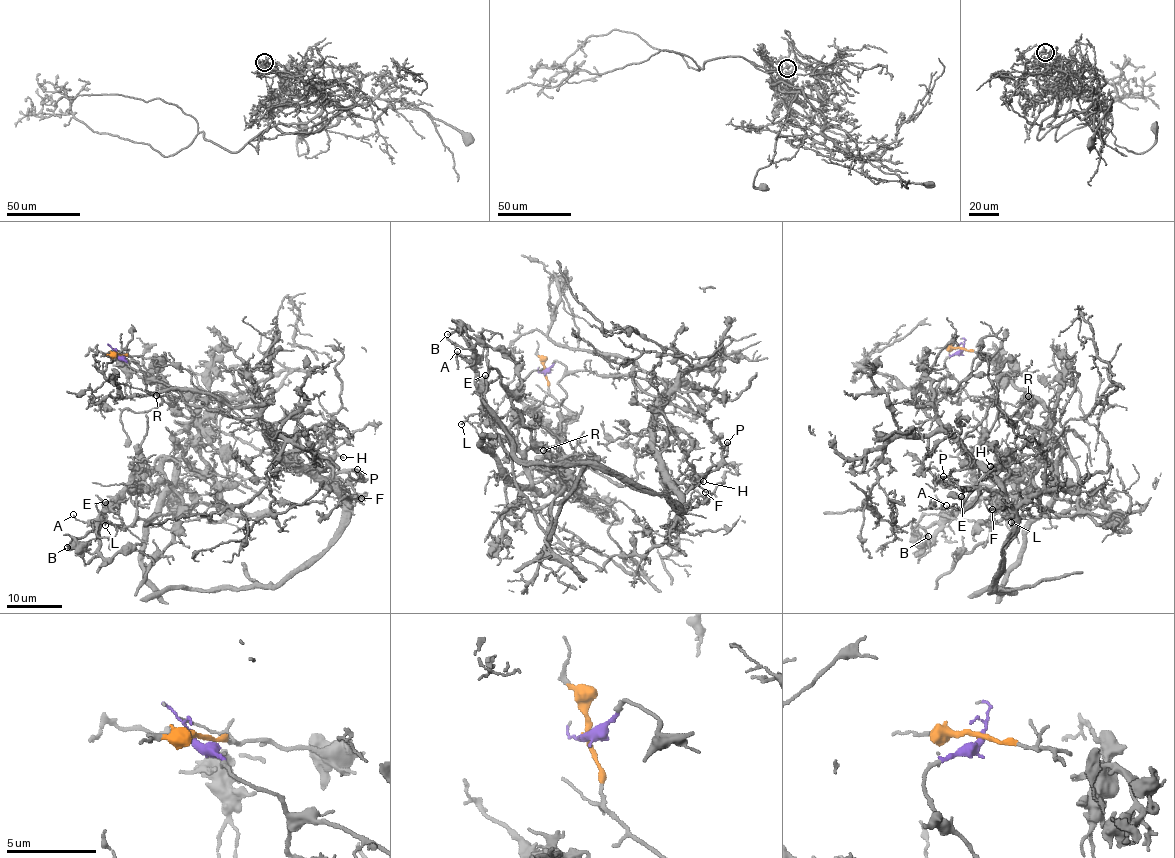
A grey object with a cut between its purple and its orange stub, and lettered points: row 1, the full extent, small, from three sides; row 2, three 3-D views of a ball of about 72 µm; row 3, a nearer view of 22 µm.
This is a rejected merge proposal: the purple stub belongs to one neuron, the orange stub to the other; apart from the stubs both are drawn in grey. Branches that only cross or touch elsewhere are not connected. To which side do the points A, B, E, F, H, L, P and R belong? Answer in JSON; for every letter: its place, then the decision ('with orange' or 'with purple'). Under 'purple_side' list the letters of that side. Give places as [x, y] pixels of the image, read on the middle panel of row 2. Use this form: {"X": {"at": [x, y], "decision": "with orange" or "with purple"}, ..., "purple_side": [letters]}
{"A": {"at": [457, 351], "decision": "with orange"}, "B": {"at": [447, 334], "decision": "with orange"}, "E": {"at": [485, 375], "decision": "with orange"}, "F": {"at": [705, 492], "decision": "with purple"}, "H": {"at": [703, 481], "decision": "with purple"}, "L": {"at": [461, 424], "decision": "with orange"}, "P": {"at": [727, 442], "decision": "with purple"}, "R": {"at": [543, 450], "decision": "with orange"}, "purple_side": ["F", "H", "P"]}

